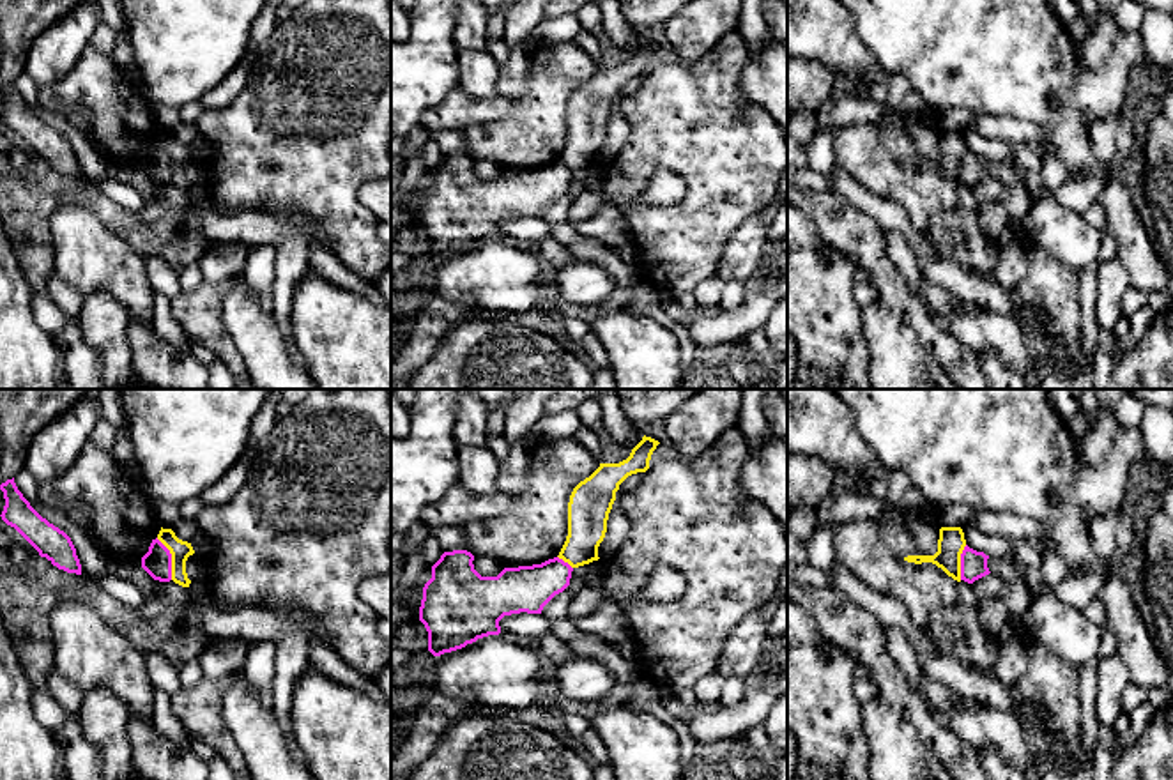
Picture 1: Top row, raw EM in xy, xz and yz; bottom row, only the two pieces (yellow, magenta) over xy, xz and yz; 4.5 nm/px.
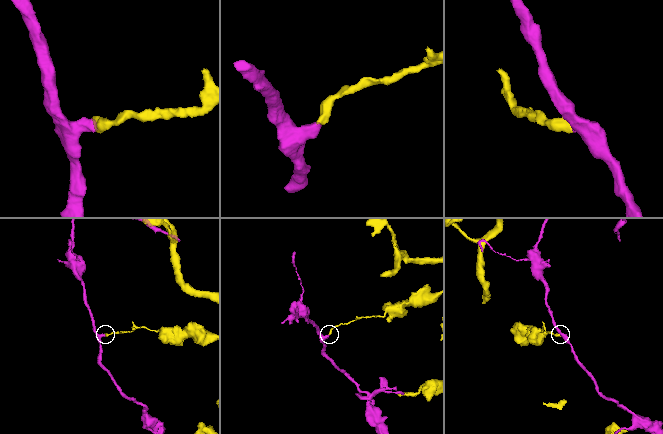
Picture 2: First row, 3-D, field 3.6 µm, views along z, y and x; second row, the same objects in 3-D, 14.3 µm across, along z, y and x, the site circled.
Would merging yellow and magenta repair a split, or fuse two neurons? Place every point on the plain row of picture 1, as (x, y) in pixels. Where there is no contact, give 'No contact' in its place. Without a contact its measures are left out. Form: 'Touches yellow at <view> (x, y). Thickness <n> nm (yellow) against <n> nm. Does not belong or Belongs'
Touches yellow at xy (172, 163). Thickness 90 nm (yellow) against 130 nm. Does not belong

